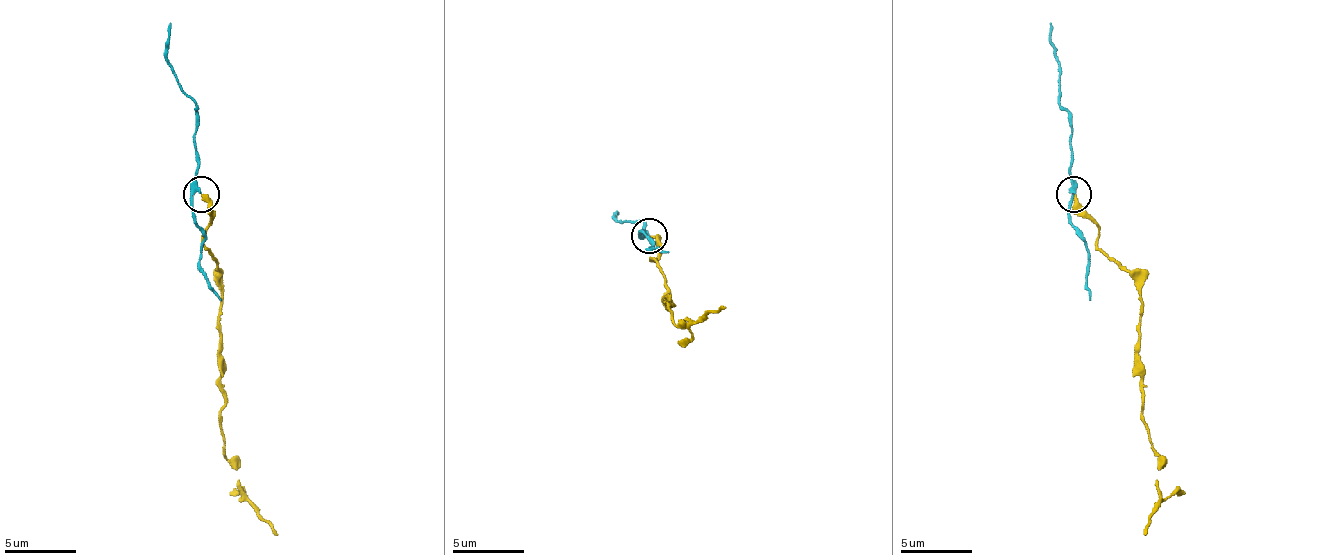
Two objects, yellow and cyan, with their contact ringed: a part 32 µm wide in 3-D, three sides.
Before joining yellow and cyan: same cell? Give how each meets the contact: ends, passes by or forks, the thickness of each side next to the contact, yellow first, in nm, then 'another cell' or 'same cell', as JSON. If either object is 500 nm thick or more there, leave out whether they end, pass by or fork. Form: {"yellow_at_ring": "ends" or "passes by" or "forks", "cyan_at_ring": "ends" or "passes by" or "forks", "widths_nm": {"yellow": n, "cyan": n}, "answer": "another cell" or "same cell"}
{"yellow_at_ring": "ends", "cyan_at_ring": "passes by", "widths_nm": {"yellow": 280, "cyan": 280}, "answer": "another cell"}

